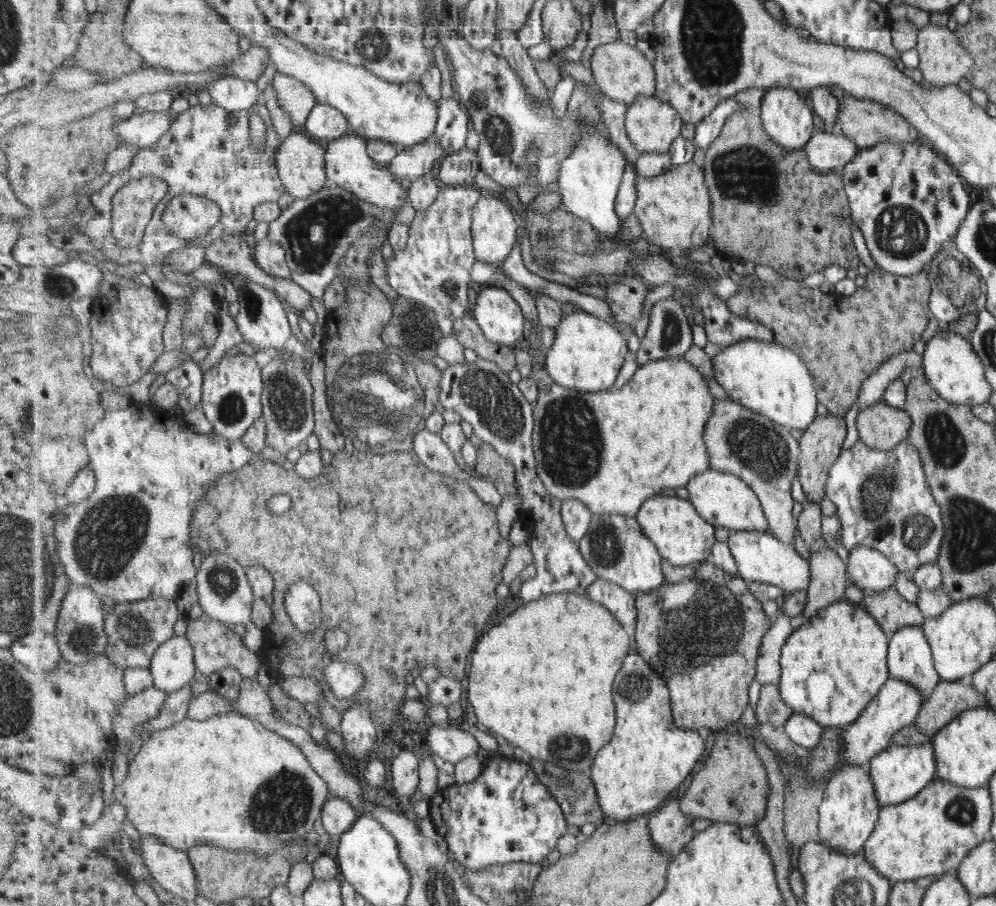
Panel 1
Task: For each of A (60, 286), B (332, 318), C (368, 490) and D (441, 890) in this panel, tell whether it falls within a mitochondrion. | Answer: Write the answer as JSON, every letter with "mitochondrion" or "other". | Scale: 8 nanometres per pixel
{"A":"mitochondrion","B":"other","C":"other","D":"mitochondrion"}

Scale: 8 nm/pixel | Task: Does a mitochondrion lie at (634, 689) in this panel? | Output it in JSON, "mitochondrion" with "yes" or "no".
{"mitochondrion":"yes"}

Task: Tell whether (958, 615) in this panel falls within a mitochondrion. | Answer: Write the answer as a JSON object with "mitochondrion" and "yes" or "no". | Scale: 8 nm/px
{"mitochondrion":"no"}

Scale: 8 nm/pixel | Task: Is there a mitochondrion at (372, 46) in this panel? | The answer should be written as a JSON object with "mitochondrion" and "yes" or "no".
{"mitochondrion":"yes"}

